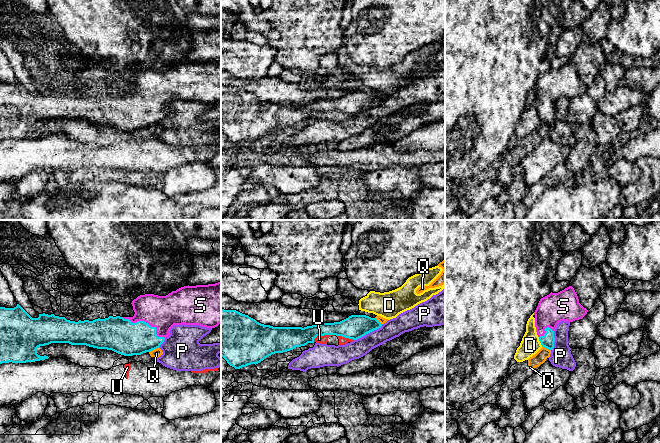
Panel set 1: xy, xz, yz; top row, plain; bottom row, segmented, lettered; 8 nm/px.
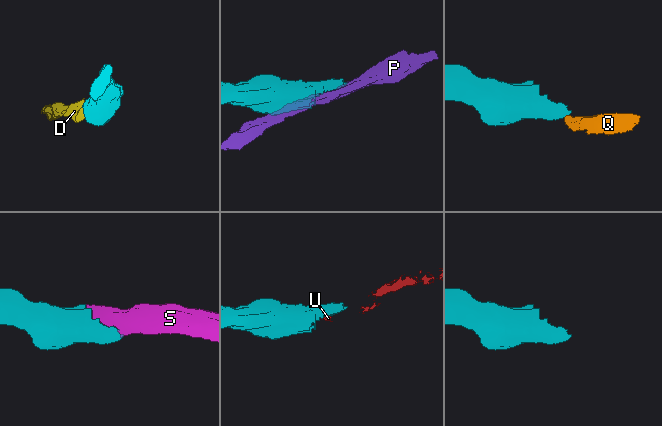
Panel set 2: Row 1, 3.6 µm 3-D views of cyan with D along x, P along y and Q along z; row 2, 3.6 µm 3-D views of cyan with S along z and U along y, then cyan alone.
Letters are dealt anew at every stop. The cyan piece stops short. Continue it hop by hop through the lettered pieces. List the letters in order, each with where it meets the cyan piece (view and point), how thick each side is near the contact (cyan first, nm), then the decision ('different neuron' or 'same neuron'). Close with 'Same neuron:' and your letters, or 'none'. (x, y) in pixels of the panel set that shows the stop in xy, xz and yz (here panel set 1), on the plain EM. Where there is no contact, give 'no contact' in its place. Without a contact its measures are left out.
D: yz (540, 118) | 110/160 nm | different neuron
P: xz (368, 108) | 190/150 nm | different neuron
Q: xy (153, 125) | 280/70 nm | different neuron
S: xy (145, 98) | 280/280 nm | same neuron
U: xz (321, 111) | 180/60 nm | different neuron
Same neuron: S

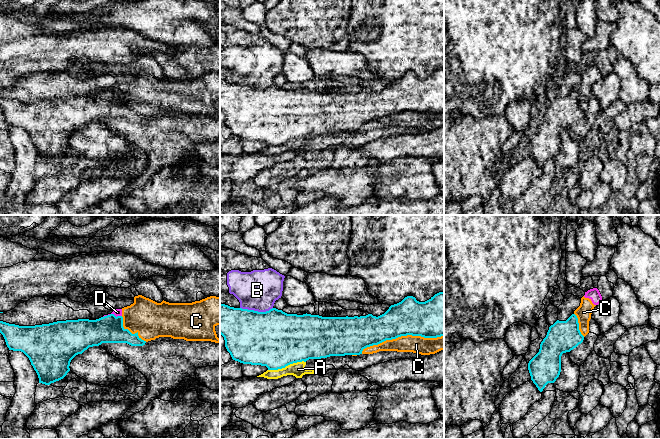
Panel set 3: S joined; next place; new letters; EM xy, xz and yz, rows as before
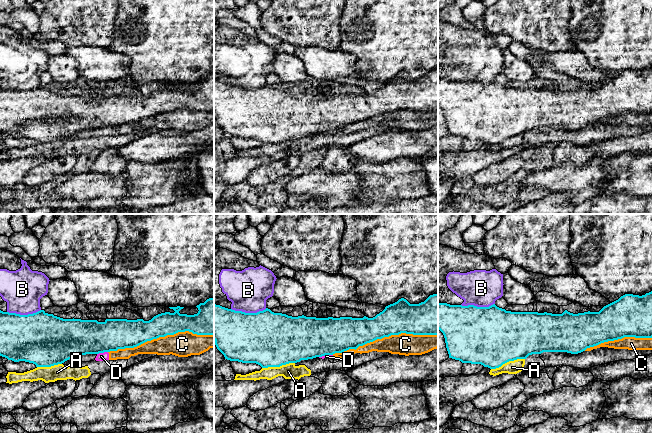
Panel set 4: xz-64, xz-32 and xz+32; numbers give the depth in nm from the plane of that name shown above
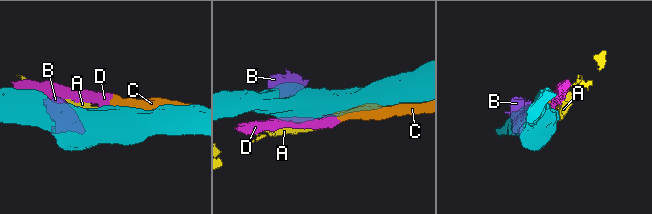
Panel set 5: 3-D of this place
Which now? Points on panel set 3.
A: xz (286, 141) | 460/120 nm | different neuron
B: xz (256, 87) | 440/320 nm | different neuron
C: xz (401, 111) | 300/140 nm | different neuron
D: xy (112, 90) | 220/60 nm | different neuron
Same neuron: none

